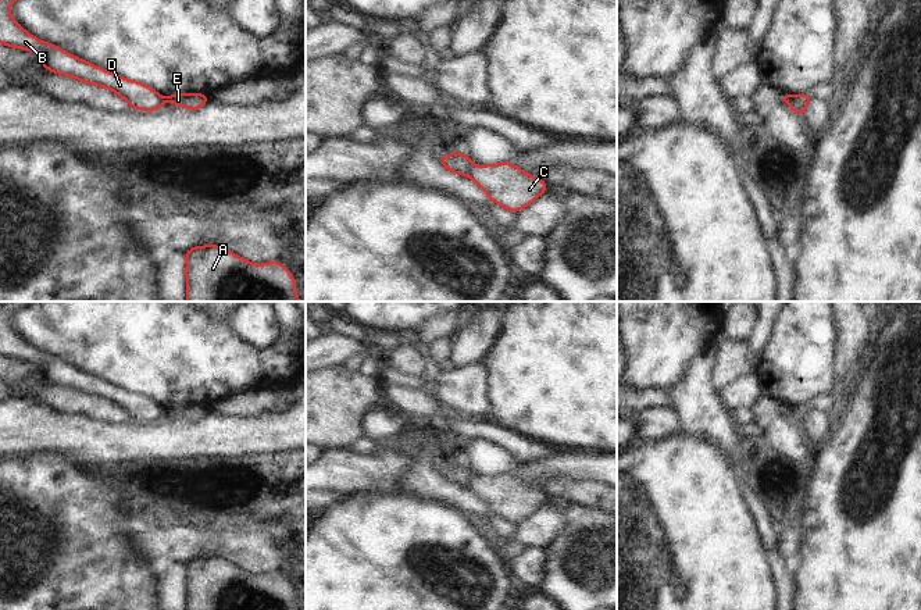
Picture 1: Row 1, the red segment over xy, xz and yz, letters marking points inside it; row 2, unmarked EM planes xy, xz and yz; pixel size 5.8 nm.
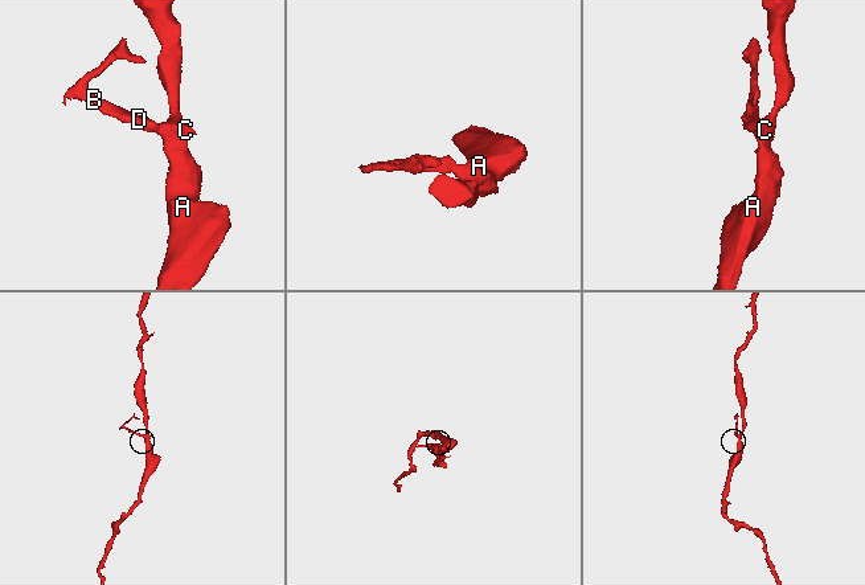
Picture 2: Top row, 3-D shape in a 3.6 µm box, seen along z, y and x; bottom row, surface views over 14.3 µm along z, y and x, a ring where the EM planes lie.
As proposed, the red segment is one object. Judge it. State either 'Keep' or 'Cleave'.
Cleave

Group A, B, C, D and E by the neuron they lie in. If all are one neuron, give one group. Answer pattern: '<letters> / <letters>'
A C E / B D

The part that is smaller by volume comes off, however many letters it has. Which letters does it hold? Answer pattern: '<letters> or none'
B, D

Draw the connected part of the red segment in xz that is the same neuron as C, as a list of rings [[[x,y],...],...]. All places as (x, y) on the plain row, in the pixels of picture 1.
[[[511,474],[470,477],[468,488],[488,506],[490,513],[518,524],[545,504],[549,496],[524,484]]]

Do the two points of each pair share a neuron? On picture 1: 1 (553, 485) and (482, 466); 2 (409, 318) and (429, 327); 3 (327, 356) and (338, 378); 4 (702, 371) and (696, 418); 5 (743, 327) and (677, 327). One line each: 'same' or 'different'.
1: different
2: different
3: different
4: same
5: different

